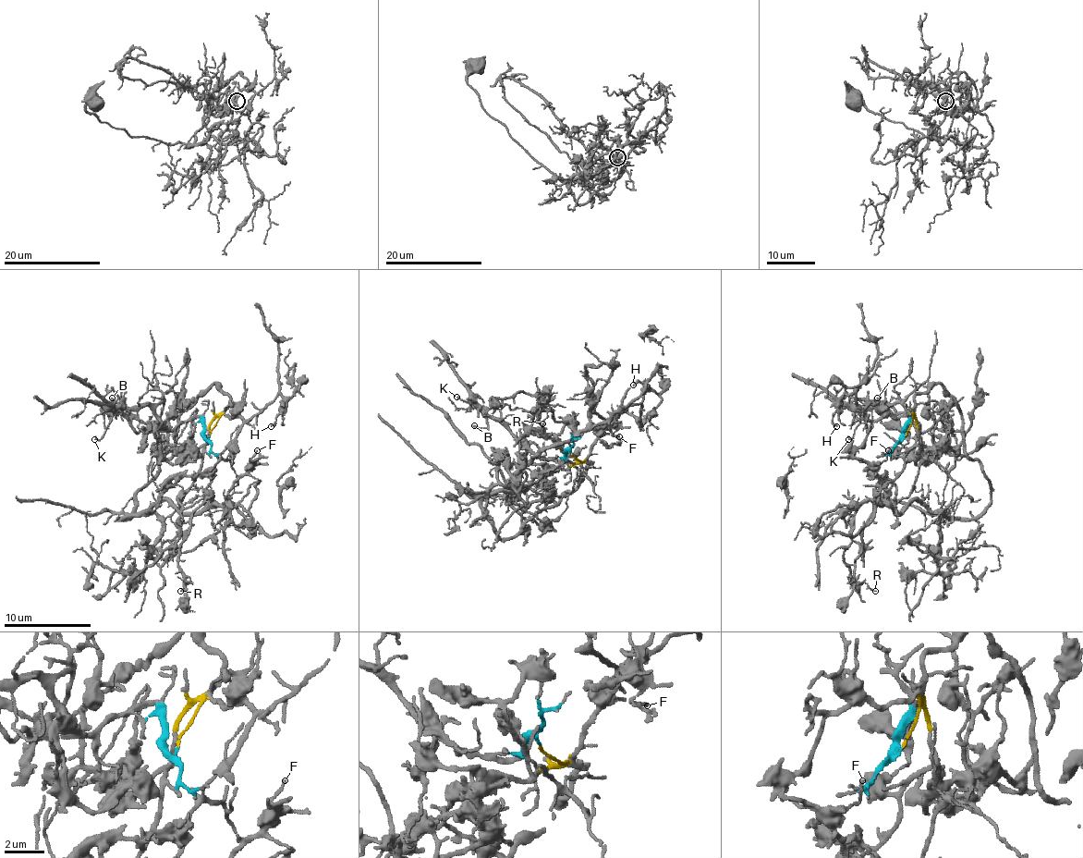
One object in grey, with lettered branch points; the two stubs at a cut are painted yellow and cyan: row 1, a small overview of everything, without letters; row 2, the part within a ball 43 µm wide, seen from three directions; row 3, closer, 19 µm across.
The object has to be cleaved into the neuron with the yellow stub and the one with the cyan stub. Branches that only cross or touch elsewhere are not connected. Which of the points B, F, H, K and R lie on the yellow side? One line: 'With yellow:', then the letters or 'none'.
With yellow: F, H, R

